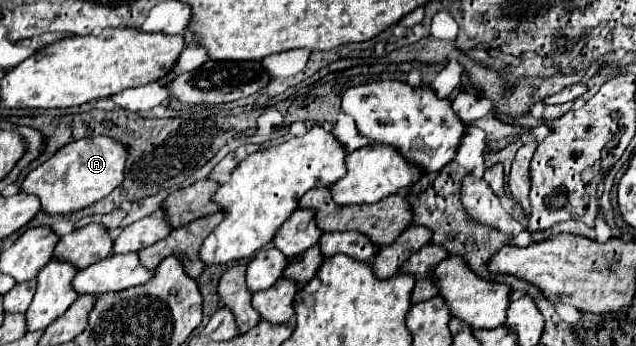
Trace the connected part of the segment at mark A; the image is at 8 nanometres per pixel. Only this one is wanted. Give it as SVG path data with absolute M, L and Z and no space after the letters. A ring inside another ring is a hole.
M107 136L83 138L59 148L47 162L31 170L21 182L21 192L37 196L45 214L71 214L111 194L123 182L125 160L127 150L123 144Z

